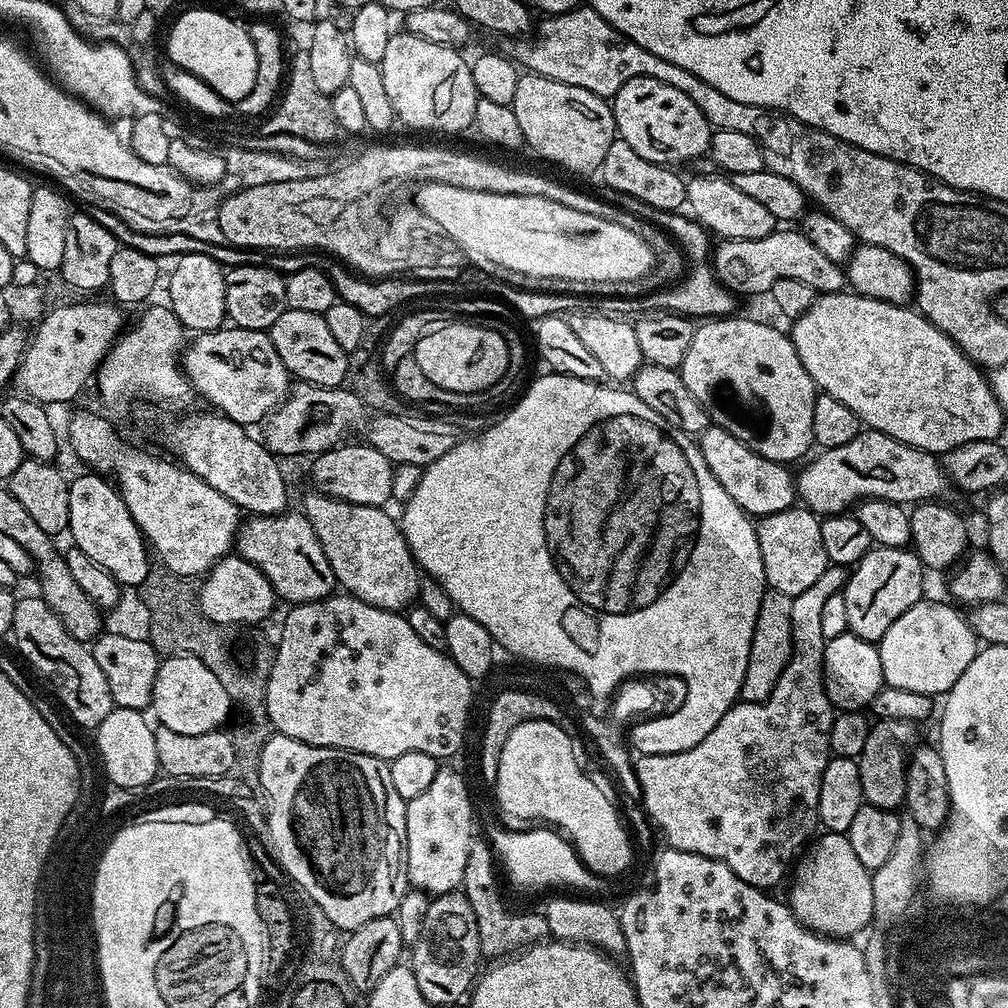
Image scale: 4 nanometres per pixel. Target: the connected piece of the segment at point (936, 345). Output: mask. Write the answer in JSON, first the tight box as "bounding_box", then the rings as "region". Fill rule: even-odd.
{"bounding_box":[790,290,1006,454],"region":[[[851,290],[843,292],[826,292],[817,295],[816,301],[806,310],[806,314],[795,317],[793,328],[790,328],[792,344],[798,350],[798,358],[802,366],[810,374],[817,389],[823,395],[838,398],[842,406],[850,406],[853,414],[860,419],[861,425],[867,426],[873,432],[881,432],[890,438],[894,438],[903,444],[909,444],[915,448],[921,448],[924,452],[933,454],[947,454],[953,452],[958,446],[978,442],[979,440],[999,441],[1000,431],[1004,428],[1006,413],[1001,410],[996,395],[992,392],[989,377],[982,371],[980,365],[976,364],[961,350],[942,330],[938,330],[926,317],[920,315],[915,307],[902,304],[891,304],[885,300],[875,300],[869,296],[861,296]]]}

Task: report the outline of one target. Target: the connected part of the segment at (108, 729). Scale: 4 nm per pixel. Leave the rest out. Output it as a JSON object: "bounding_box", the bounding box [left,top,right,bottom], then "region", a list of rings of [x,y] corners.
{"bounding_box":[95,707,160,790],"region":[[[113,707],[111,714],[95,729],[96,748],[100,751],[104,772],[109,776],[107,779],[118,787],[144,790],[158,776],[160,763],[154,746],[156,734],[147,719],[149,717],[144,712]]]}

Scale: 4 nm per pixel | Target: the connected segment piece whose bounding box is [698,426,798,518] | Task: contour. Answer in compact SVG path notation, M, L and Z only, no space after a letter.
M709 426L705 432L699 433L698 443L702 458L706 458L706 466L710 466L710 474L722 482L722 490L726 490L726 494L730 494L730 498L734 498L749 516L759 518L778 514L797 503L796 481L789 465L762 458L762 454L750 450L750 446L724 428Z

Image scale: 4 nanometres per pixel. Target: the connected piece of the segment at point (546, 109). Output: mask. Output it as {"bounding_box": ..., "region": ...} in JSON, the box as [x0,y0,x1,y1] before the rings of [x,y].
{"bounding_box":[511,74,617,172],"region":[[[535,74],[521,75],[518,90],[511,102],[518,126],[522,126],[524,143],[544,160],[561,164],[572,172],[593,172],[599,169],[610,142],[617,139],[612,105],[603,96],[595,96],[582,86],[551,80]]]}

